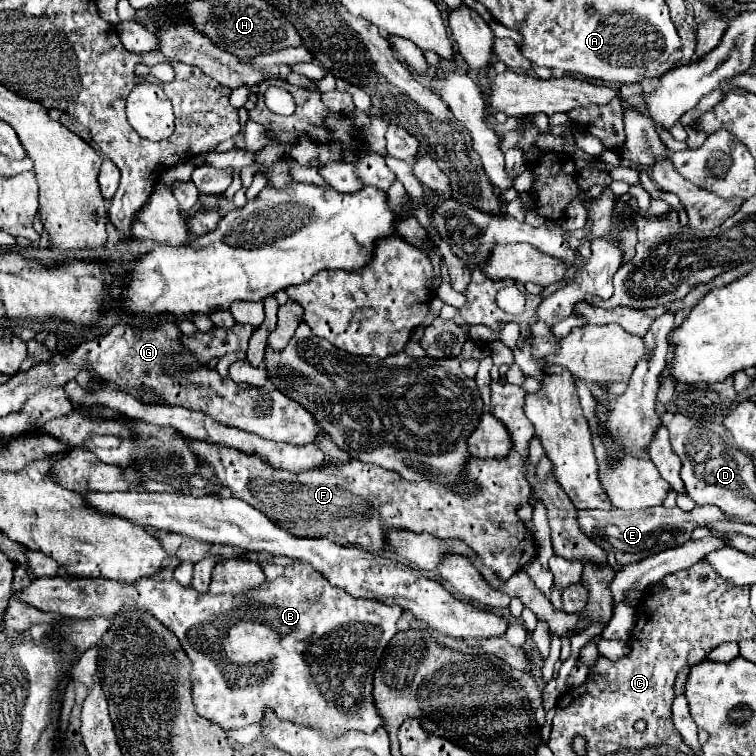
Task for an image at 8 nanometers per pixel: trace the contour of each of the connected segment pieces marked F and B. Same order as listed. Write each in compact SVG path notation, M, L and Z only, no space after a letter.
M499 381L491 383L493 415L507 425L515 447L505 459L469 461L469 477L481 487L471 499L461 499L449 489L439 489L425 481L409 483L393 471L361 461L319 471L291 473L271 469L259 457L245 455L237 449L187 437L183 439L197 459L213 467L217 481L223 487L229 487L233 497L247 501L297 537L327 537L341 545L361 545L371 551L383 549L383 531L387 527L431 533L437 539L453 537L465 541L499 579L507 581L535 559L535 541L523 521L515 515L515 511L529 501L531 493L529 483L523 477L523 457L529 455L529 441L533 437L533 425L523 413L525 395L527 391L523 387Z
M291 563L285 567L269 565L263 571L267 575L263 587L237 597L211 593L201 595L177 581L159 581L153 577L127 585L115 579L71 579L59 575L31 581L19 599L41 611L59 613L69 619L89 619L97 615L113 619L125 609L153 615L175 633L193 663L191 677L197 713L215 721L225 731L257 723L265 709L275 711L275 715L283 721L317 727L329 739L343 735L347 729L373 733L377 727L383 727L385 721L373 705L371 683L385 647L397 633L395 623L403 609L397 605L383 605L373 599L357 599L345 589L329 585L329 581L307 563Z

